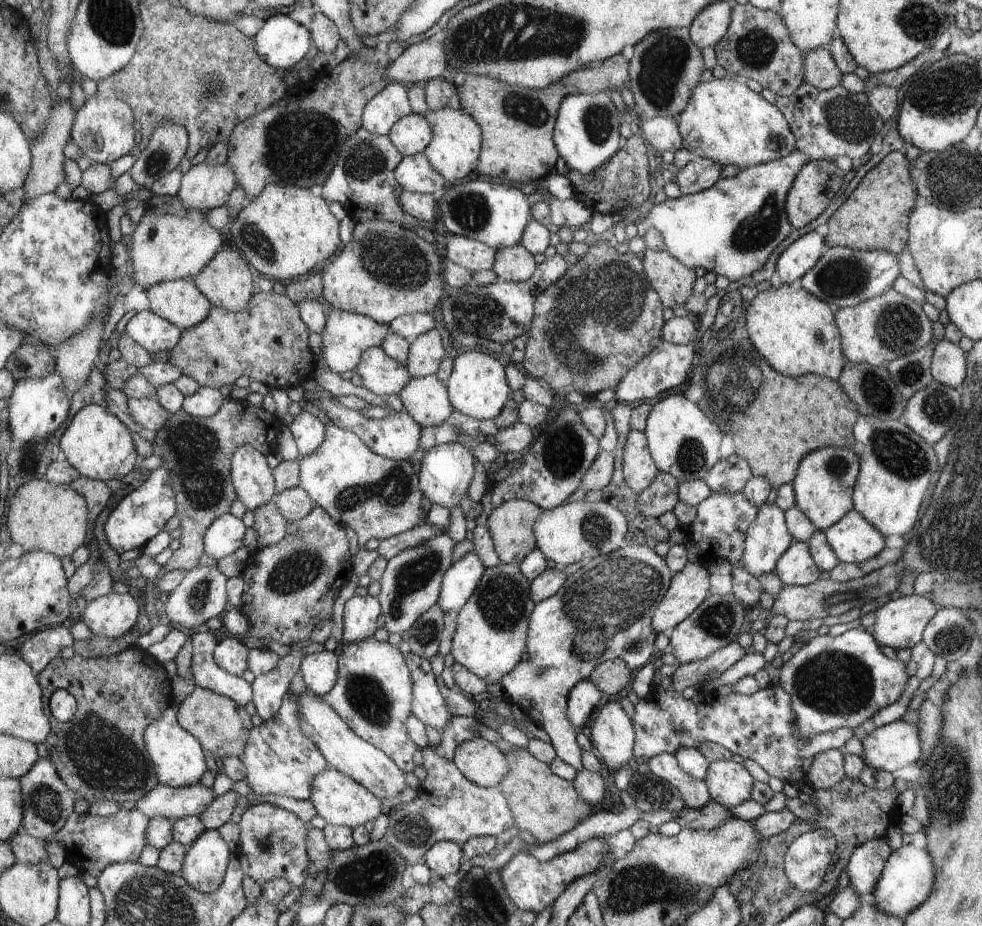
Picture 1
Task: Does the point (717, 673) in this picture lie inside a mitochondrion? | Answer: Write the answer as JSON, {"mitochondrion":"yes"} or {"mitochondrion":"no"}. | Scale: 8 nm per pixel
{"mitochondrion":"no"}

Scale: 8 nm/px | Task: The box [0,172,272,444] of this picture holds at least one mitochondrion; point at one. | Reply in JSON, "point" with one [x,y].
{"point":[65,311]}

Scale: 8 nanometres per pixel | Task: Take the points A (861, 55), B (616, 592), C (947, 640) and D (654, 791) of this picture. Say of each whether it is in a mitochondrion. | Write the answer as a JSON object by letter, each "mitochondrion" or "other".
{"A":"other","B":"mitochondrion","C":"mitochondrion","D":"mitochondrion"}

